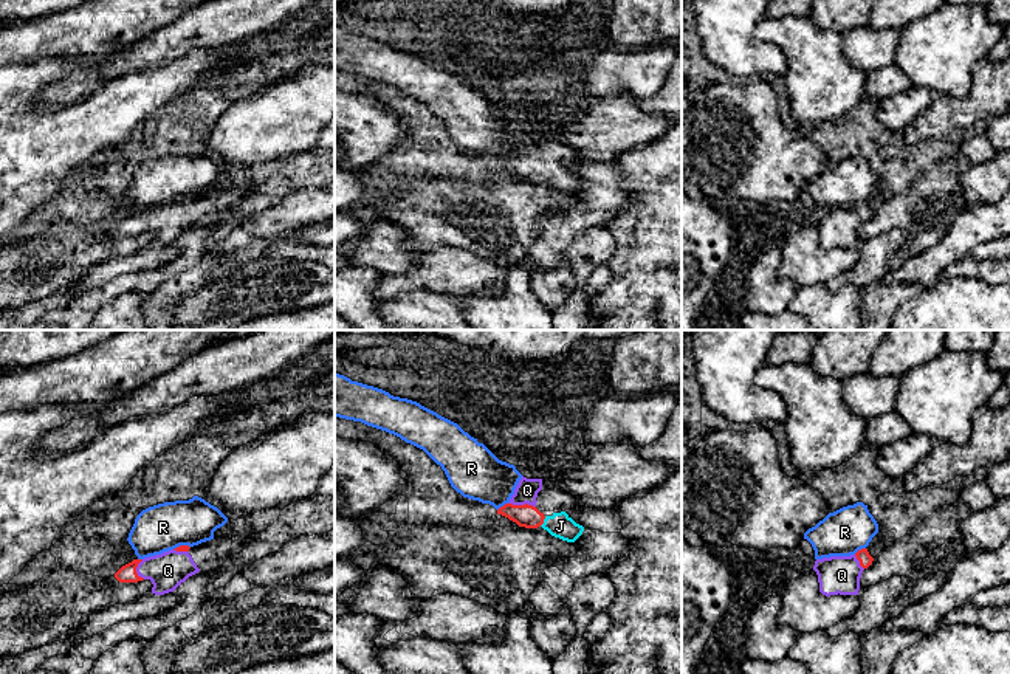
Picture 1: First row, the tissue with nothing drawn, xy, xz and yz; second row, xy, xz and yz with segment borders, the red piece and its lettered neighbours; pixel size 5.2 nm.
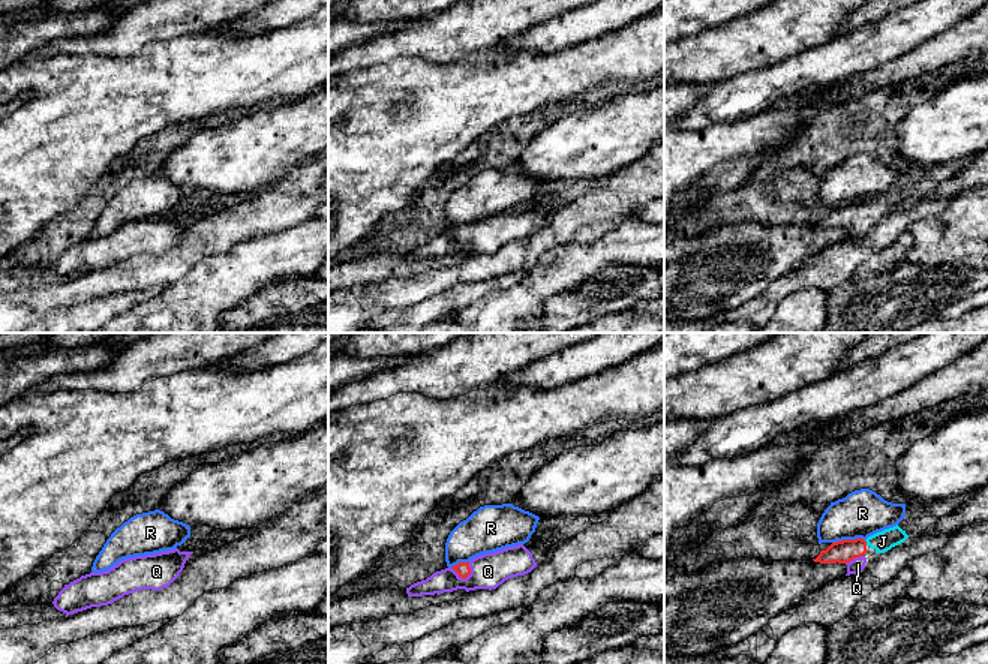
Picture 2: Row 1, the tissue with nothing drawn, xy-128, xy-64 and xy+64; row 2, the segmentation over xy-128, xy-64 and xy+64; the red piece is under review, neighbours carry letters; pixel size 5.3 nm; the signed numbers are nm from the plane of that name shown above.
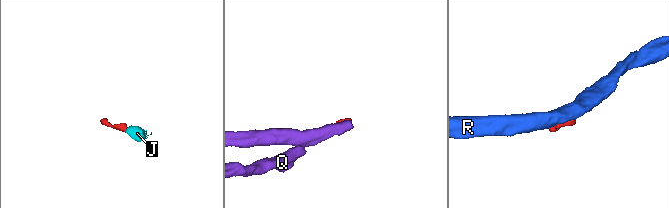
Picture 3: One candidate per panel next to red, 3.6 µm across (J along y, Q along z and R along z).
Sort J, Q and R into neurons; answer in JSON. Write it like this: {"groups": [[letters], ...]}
{"groups": [["J", "Q"], ["R"]]}

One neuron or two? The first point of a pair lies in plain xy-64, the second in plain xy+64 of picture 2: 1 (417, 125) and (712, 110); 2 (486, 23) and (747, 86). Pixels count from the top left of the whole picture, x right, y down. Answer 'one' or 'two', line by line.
1: two
2: two

